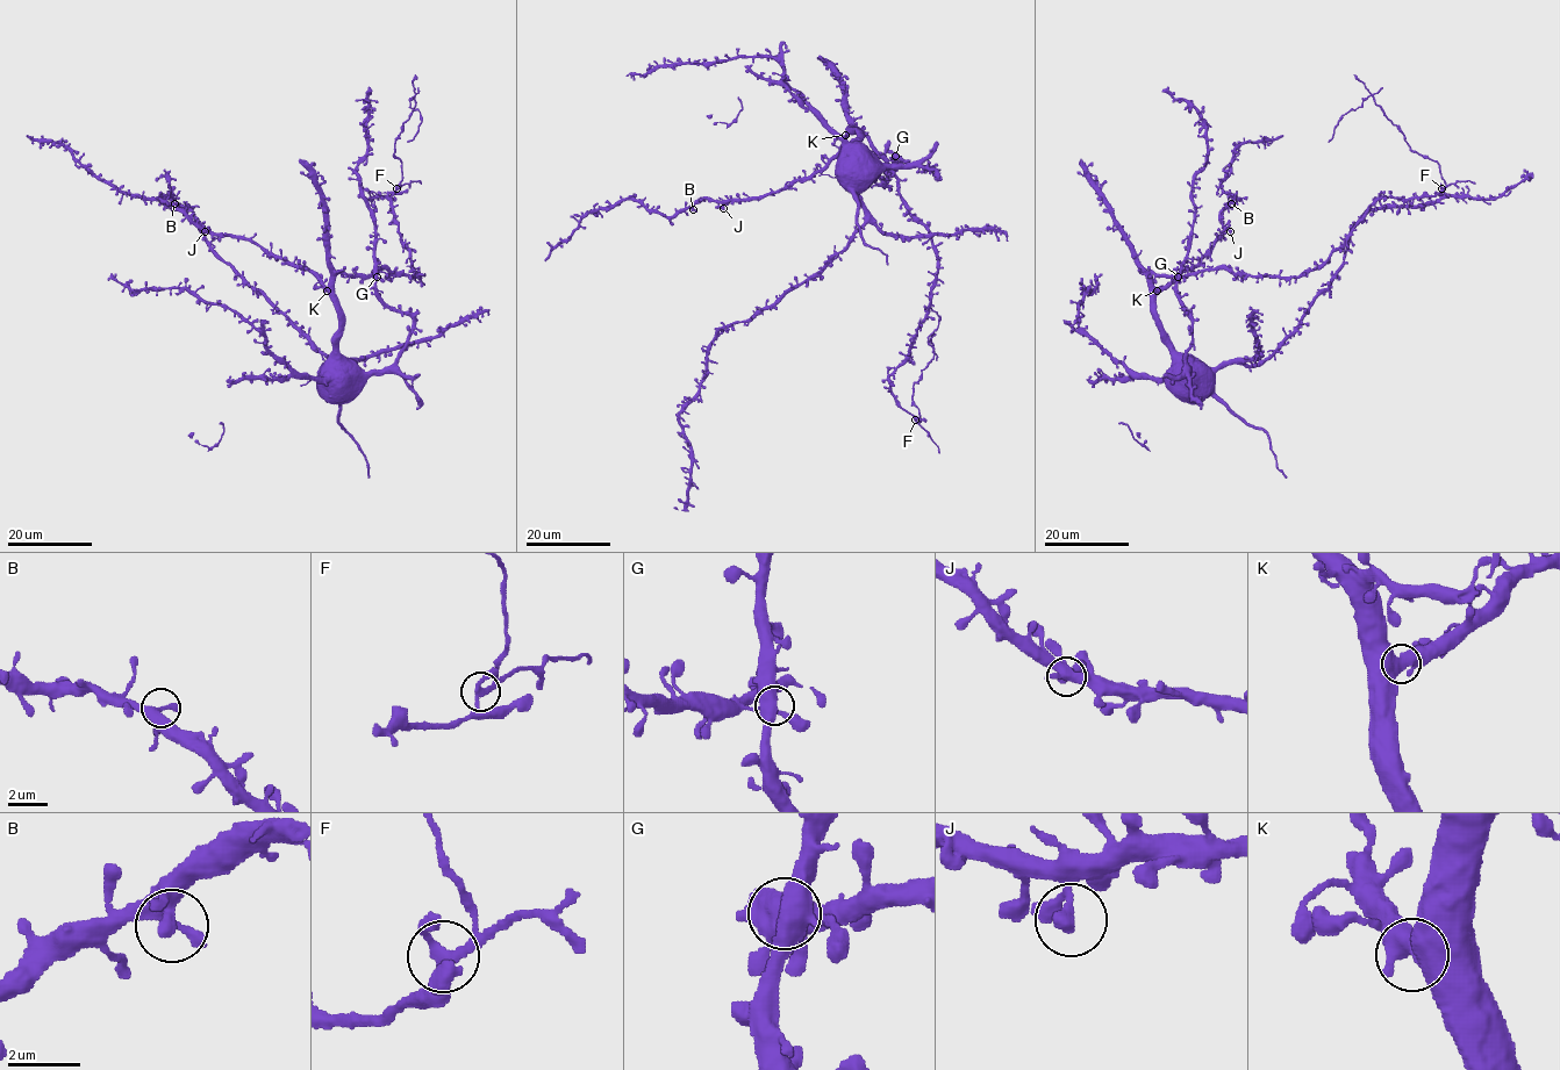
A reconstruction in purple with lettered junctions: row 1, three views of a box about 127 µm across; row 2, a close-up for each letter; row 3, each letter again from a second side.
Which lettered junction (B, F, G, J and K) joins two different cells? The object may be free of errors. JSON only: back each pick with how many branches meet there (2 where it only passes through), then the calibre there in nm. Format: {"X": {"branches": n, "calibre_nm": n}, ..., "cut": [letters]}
{"F": {"branches": 3, "calibre_nm": 240}, "cut": ["F"]}

